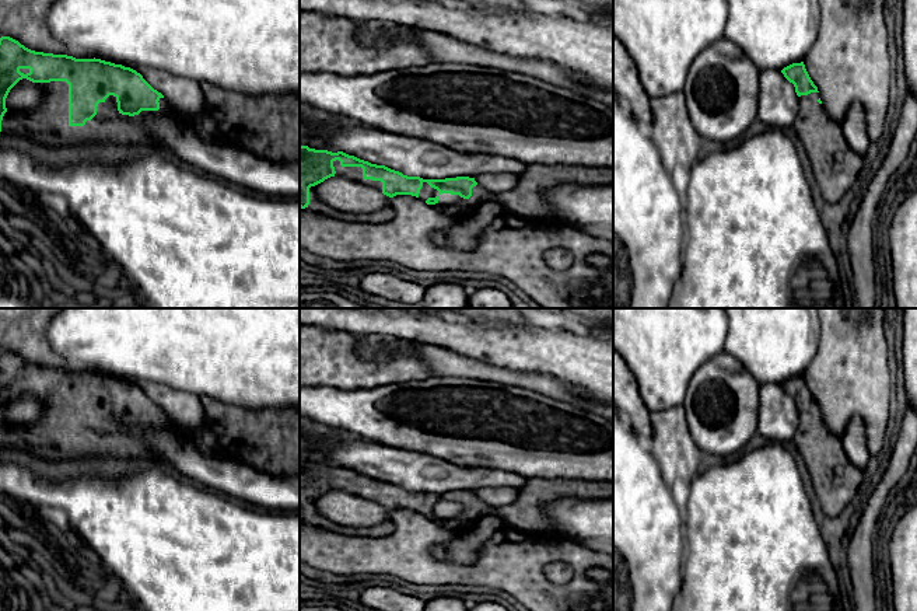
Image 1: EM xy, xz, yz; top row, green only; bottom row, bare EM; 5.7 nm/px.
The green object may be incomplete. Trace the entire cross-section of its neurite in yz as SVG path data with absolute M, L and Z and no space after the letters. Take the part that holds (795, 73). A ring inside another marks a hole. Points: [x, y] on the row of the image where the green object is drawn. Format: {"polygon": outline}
{"polygon": "M804 62L792 63L781 73L794 84L799 99L792 128L811 160L822 198L837 203L858 179L862 157L848 147L841 125L827 115Z"}

